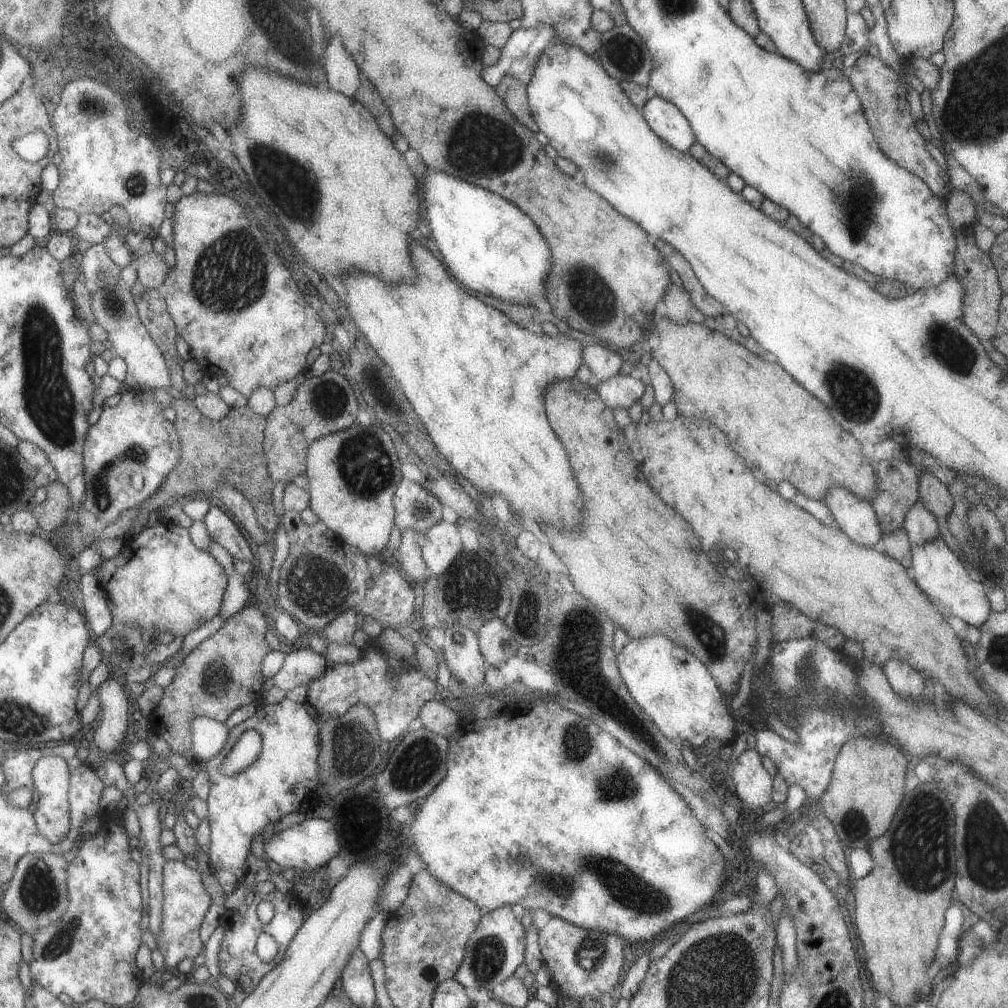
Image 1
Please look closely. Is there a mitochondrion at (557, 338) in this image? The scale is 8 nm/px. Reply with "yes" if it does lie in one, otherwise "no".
no

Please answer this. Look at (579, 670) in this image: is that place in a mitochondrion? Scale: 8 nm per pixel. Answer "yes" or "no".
yes

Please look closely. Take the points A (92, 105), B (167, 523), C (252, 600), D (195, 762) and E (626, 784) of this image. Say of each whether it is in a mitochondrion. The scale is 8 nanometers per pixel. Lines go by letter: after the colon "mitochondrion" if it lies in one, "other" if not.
A: mitochondrion
B: other
C: other
D: other
E: mitochondrion

